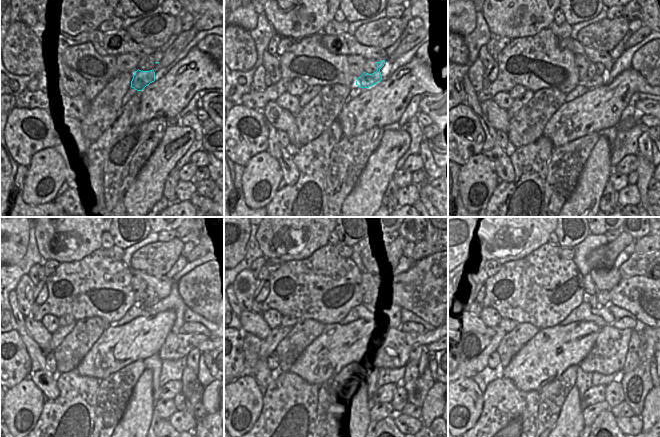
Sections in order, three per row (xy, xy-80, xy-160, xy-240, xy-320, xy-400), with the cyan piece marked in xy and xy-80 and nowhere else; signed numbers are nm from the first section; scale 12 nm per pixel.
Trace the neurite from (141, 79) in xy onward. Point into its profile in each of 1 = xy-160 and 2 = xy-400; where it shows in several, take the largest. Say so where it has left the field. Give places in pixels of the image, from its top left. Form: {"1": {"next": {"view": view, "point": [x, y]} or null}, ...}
{"1": {"next": {"view": "xy-160", "point": [598, 79]}}, "2": {"next": {"view": "xy-400", "point": [603, 297]}}}

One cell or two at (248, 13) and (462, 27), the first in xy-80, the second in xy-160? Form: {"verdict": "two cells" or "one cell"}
{"verdict": "one cell"}

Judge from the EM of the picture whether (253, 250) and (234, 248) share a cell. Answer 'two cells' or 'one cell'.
two cells

